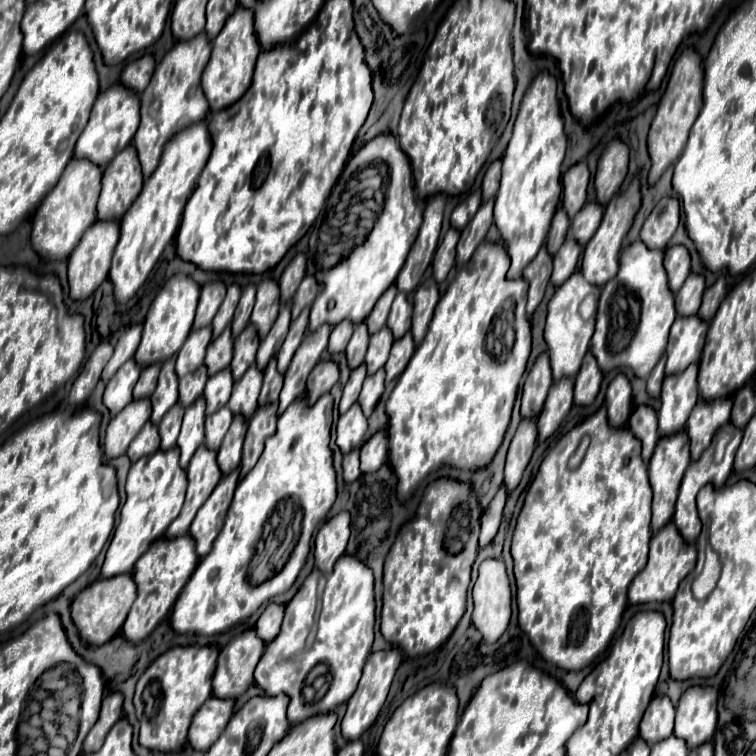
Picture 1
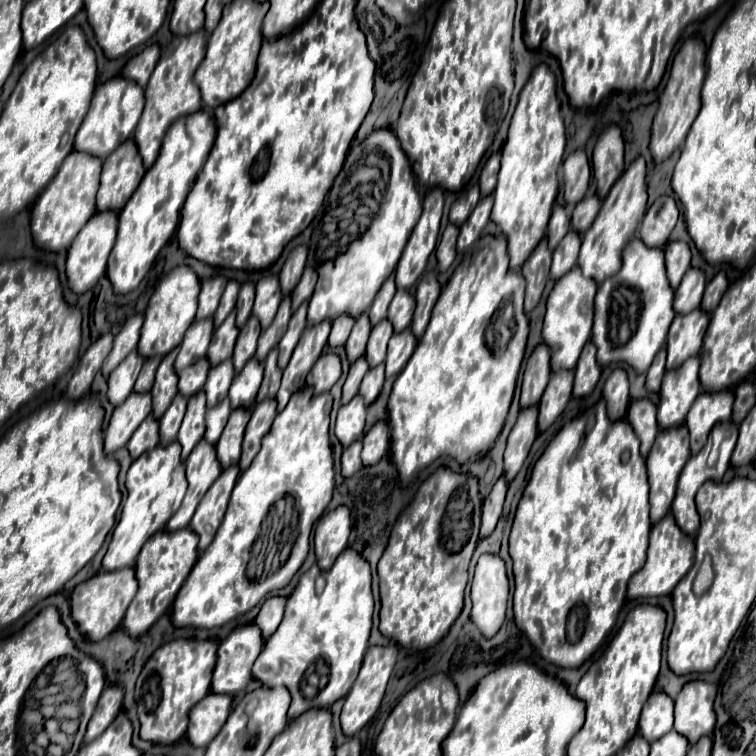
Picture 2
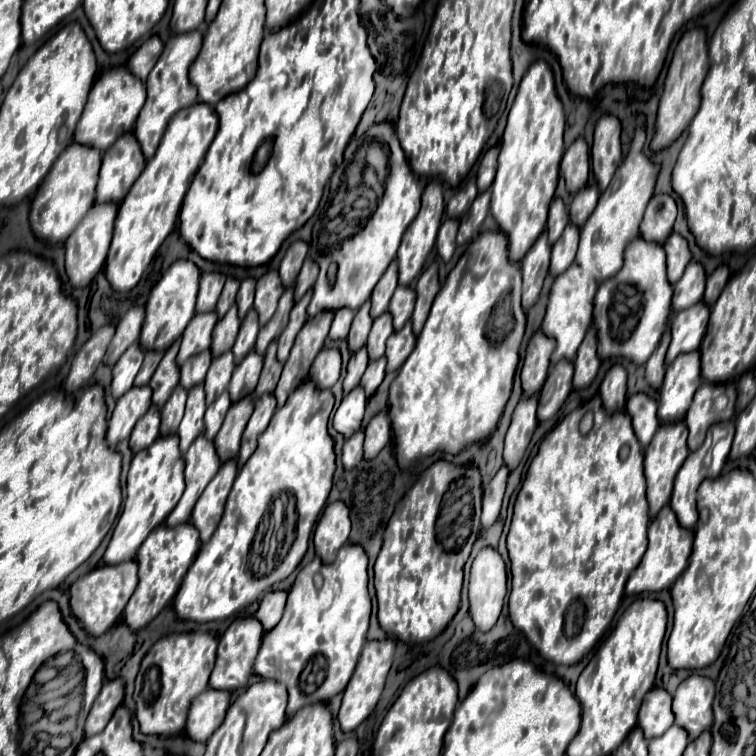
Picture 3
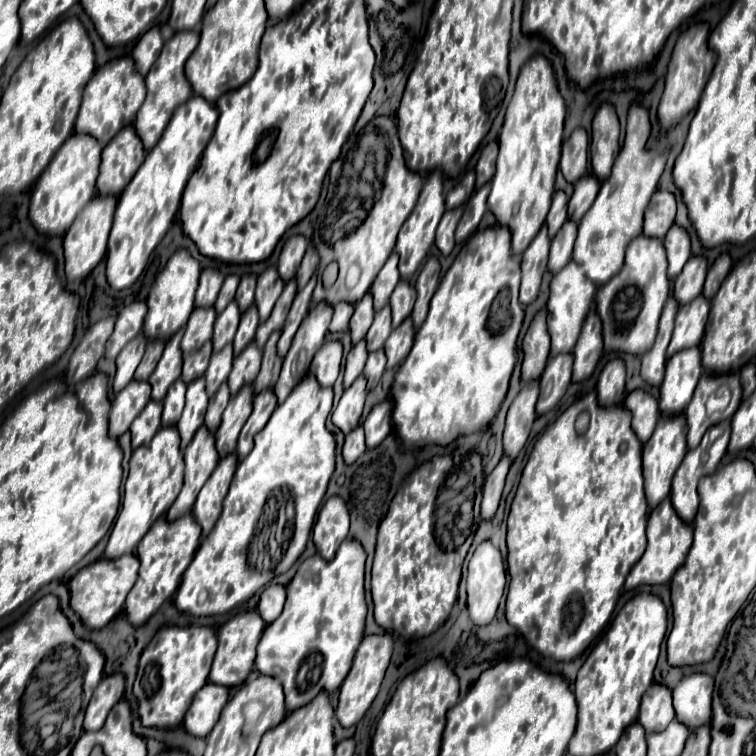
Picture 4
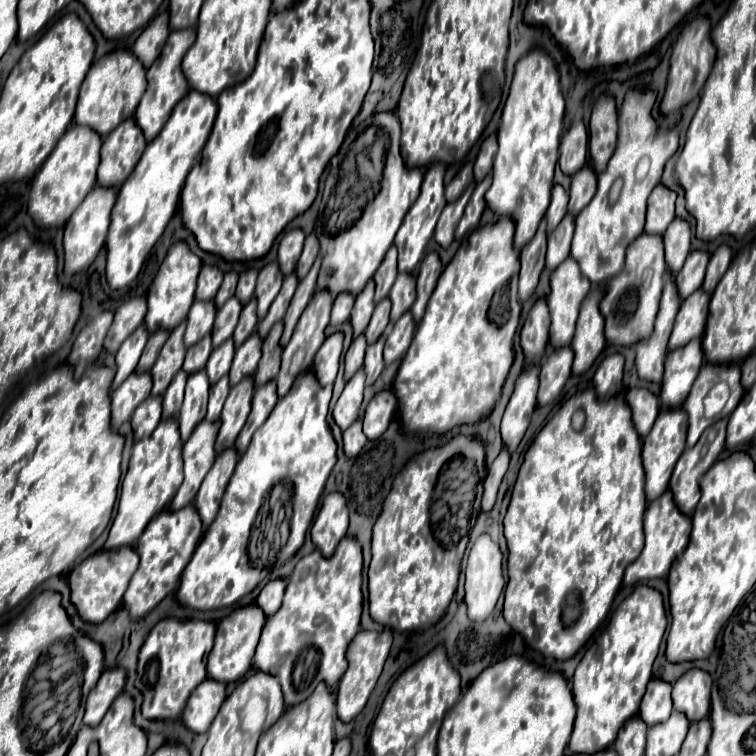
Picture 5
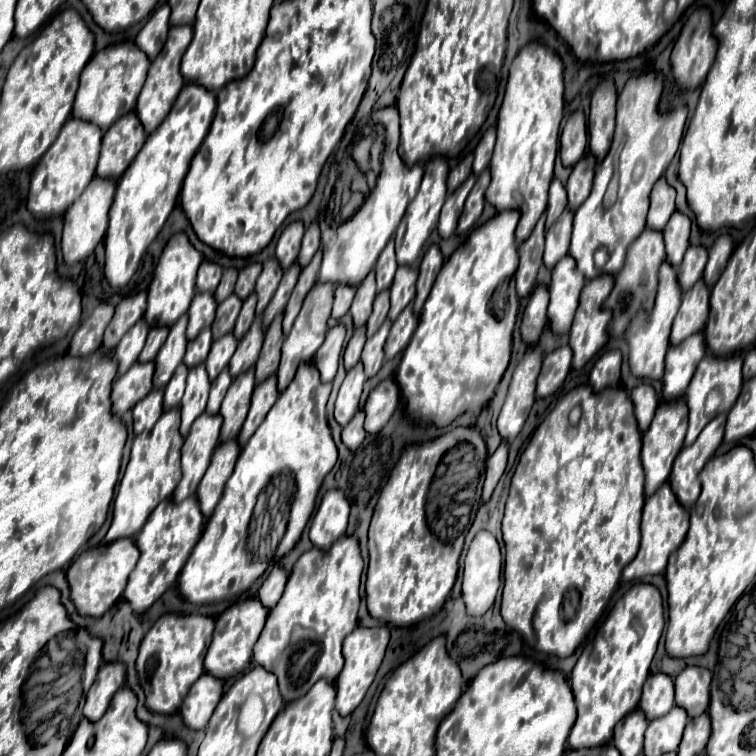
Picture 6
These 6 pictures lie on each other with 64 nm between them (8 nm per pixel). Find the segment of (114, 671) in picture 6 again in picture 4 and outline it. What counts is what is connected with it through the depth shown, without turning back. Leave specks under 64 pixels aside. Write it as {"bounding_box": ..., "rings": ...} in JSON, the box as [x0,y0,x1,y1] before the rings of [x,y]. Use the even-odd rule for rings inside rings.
{"bounding_box":[84,674,124,732],"rings":[[[112,674],[106,676],[100,682],[100,688],[96,688],[88,708],[86,708],[86,718],[84,718],[84,730],[86,732],[96,732],[104,726],[108,712],[112,706],[124,696],[124,676],[122,674]]]}

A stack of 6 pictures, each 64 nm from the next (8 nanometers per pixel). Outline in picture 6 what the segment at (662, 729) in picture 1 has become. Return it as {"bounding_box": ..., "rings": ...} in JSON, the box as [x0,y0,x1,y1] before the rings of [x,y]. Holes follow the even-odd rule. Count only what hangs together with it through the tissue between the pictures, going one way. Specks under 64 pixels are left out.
{"bounding_box":[640,674,674,720],"rings":[[[652,674],[648,676],[640,700],[640,710],[648,720],[656,720],[666,716],[674,708],[674,696],[672,696],[672,684],[674,680],[666,674]]]}

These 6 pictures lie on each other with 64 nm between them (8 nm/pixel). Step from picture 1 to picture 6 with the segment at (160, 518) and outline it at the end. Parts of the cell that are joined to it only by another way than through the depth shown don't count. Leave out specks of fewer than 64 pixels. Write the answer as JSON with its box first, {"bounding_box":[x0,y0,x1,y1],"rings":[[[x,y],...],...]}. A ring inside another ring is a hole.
{"bounding_box":[106,408,184,544],"rings":[[[174,408],[172,412],[164,412],[148,434],[136,436],[132,444],[130,462],[126,466],[124,478],[120,480],[118,494],[114,500],[114,516],[112,516],[112,526],[106,534],[106,544],[112,544],[120,538],[134,538],[146,524],[152,510],[162,500],[172,496],[174,488],[182,478],[180,448],[184,444],[184,438],[180,436],[178,426],[180,426],[180,410]]]}

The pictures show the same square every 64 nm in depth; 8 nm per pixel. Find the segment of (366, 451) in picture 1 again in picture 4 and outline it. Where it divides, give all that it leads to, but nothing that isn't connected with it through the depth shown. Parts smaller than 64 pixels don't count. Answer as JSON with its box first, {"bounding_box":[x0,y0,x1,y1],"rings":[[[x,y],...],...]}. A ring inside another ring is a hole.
{"bounding_box":[364,400,392,450],"rings":[[[390,400],[372,408],[370,416],[364,422],[364,432],[366,432],[368,450],[374,450],[376,446],[380,446],[382,440],[392,432],[392,404],[390,404]]]}

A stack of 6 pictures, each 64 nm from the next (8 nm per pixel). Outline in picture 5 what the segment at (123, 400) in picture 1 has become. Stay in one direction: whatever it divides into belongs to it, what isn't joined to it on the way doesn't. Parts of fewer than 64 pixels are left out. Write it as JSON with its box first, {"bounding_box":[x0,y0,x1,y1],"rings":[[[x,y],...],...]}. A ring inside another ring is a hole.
{"bounding_box":[112,326,148,390],"rings":[[[140,326],[122,346],[120,350],[116,352],[116,378],[114,378],[114,384],[112,388],[116,390],[134,370],[136,370],[136,364],[140,360],[140,354],[146,346],[146,340],[148,340],[148,330],[144,326]]]}

